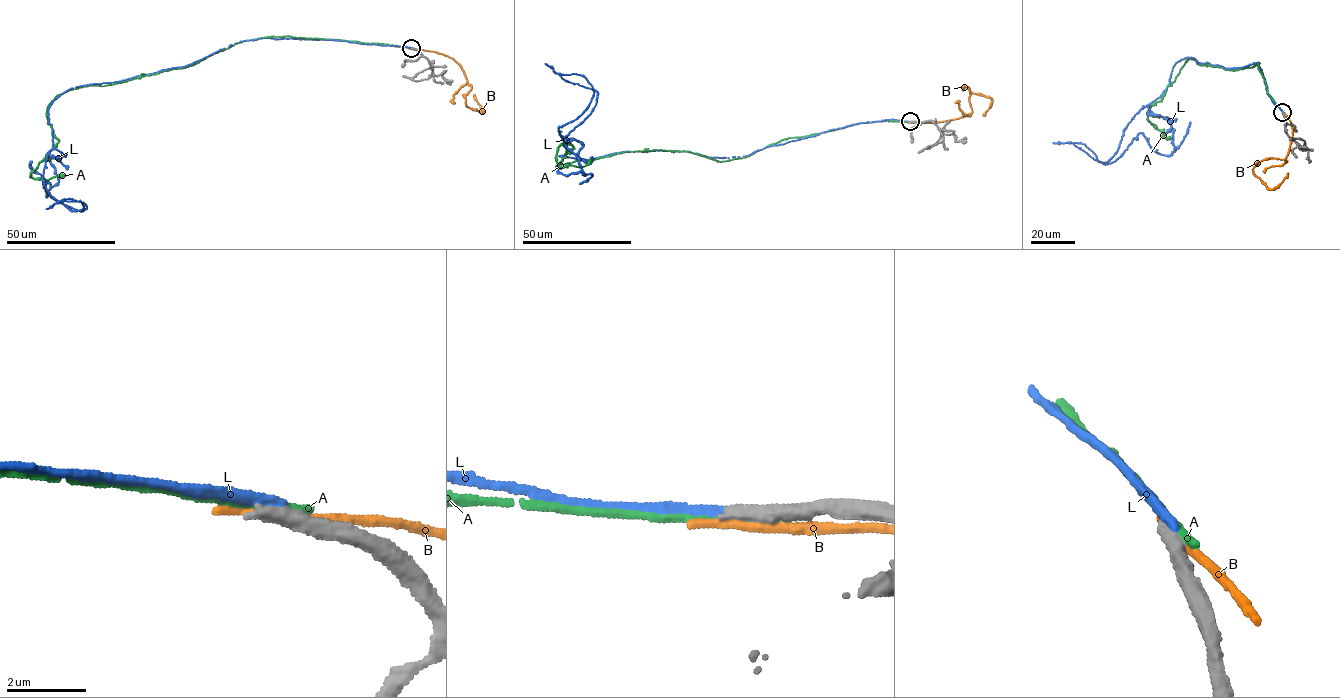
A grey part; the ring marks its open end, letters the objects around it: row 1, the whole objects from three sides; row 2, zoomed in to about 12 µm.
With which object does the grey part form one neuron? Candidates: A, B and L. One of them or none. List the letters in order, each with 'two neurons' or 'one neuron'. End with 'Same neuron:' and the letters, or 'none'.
A: two neurons
B: two neurons
L: two neurons
Same neuron: none

